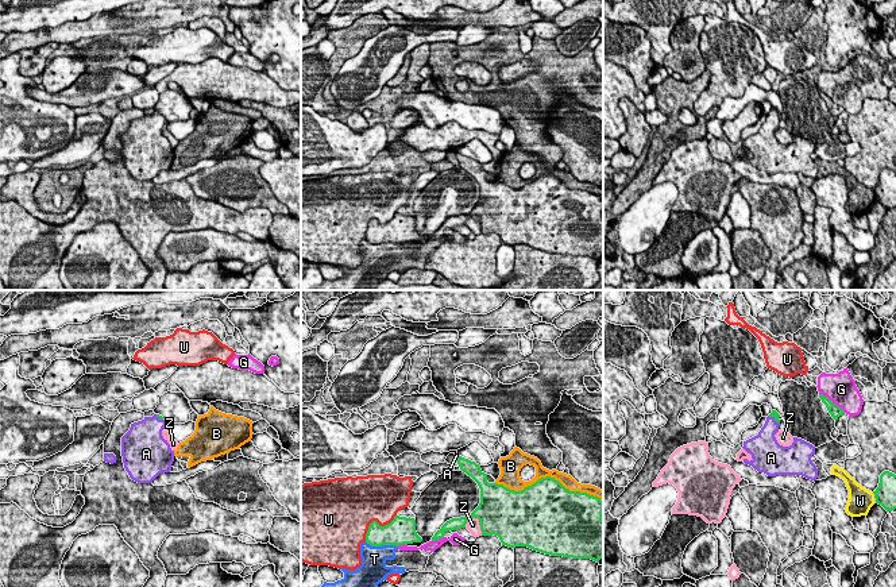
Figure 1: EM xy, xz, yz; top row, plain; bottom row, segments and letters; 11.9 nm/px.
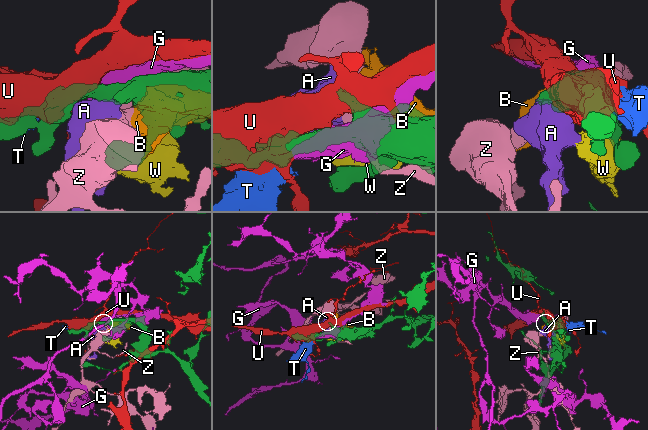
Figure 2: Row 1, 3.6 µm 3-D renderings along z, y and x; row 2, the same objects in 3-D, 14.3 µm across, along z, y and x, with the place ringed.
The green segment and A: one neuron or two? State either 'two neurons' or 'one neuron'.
one neuron

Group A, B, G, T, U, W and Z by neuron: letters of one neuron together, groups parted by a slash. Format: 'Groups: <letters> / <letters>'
Groups: A / B / G T / U / W / Z

